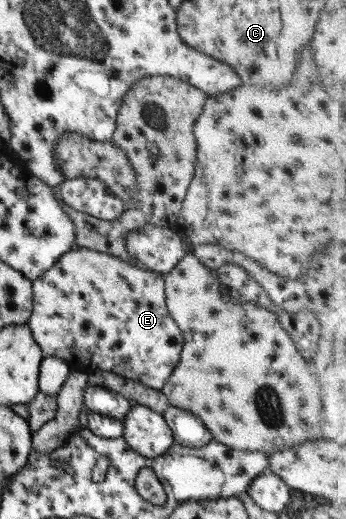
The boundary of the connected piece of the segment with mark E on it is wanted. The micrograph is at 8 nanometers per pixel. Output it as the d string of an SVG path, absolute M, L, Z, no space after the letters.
M73 247L30 283L32 311L26 323L43 355L63 360L70 371L88 375L106 370L152 389L163 386L179 360L183 339L166 309L162 275L116 256Z

